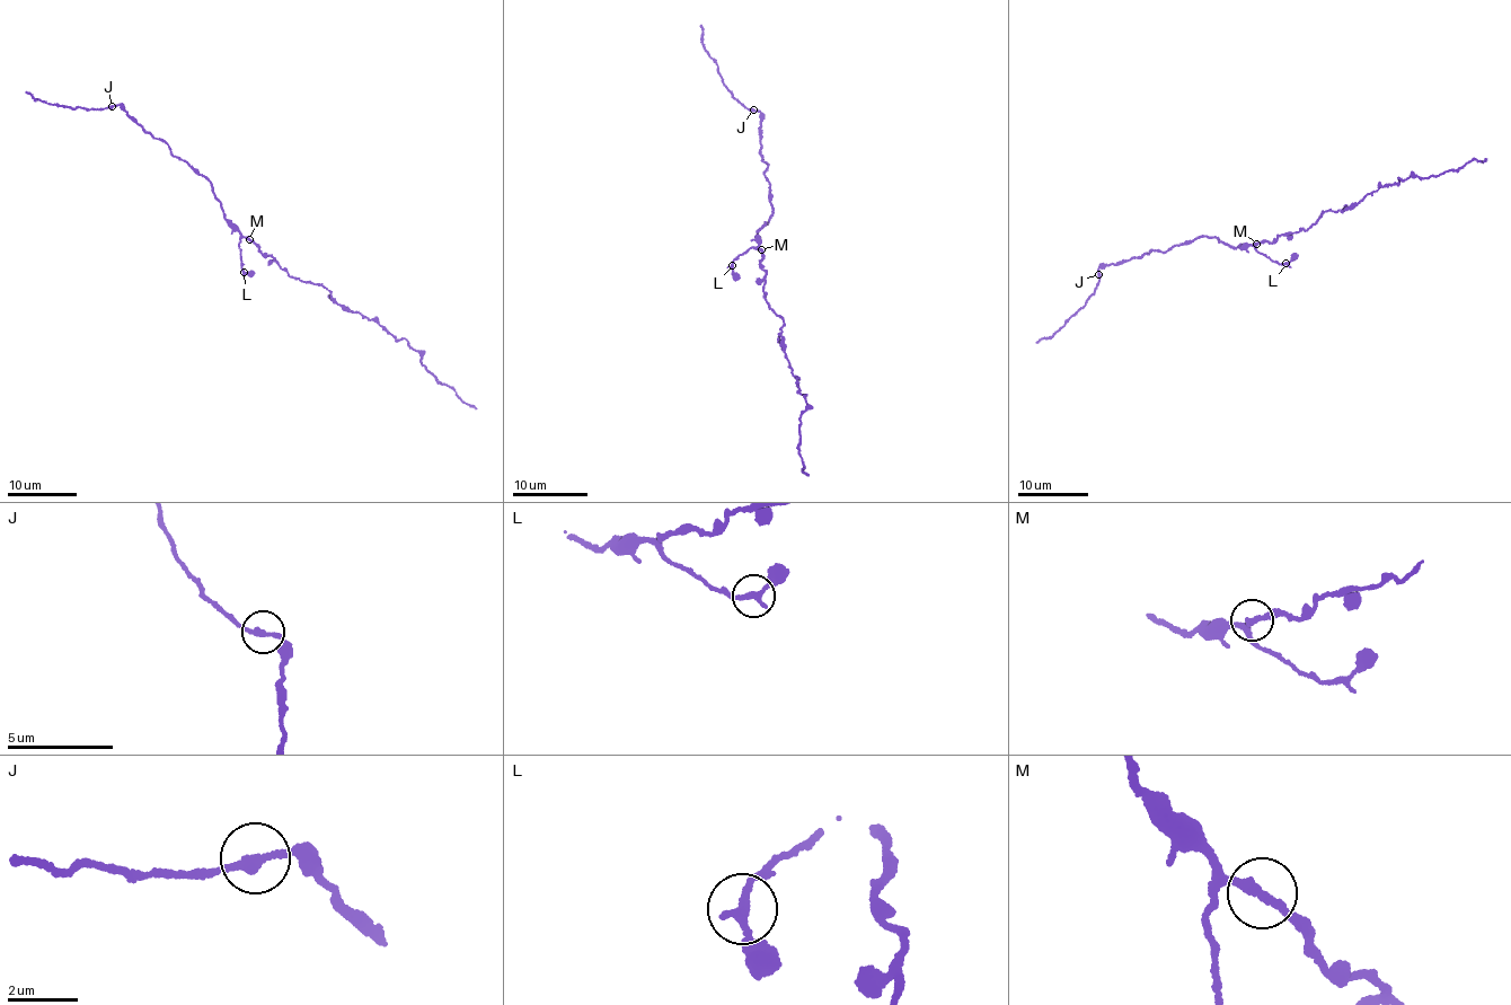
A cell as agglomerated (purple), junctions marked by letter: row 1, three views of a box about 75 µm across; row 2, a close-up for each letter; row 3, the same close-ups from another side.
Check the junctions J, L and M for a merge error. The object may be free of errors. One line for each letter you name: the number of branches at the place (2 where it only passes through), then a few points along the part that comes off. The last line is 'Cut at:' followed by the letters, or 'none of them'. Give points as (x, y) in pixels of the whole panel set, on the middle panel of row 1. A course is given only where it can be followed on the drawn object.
Cut at: none of them

